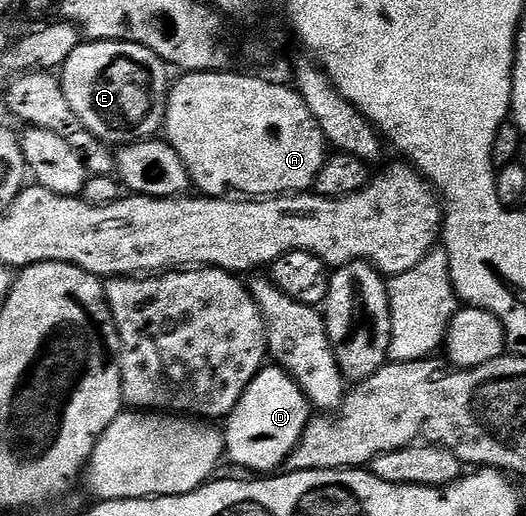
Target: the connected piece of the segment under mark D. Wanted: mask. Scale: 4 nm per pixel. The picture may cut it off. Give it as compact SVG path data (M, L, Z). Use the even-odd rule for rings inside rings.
M276 364L266 365L254 376L251 384L247 384L239 404L235 404L229 417L224 419L223 433L228 461L233 461L235 465L242 466L245 470L257 470L253 472L261 476L280 471L288 463L291 452L299 444L310 417L309 401L306 400L305 394L294 378Z

